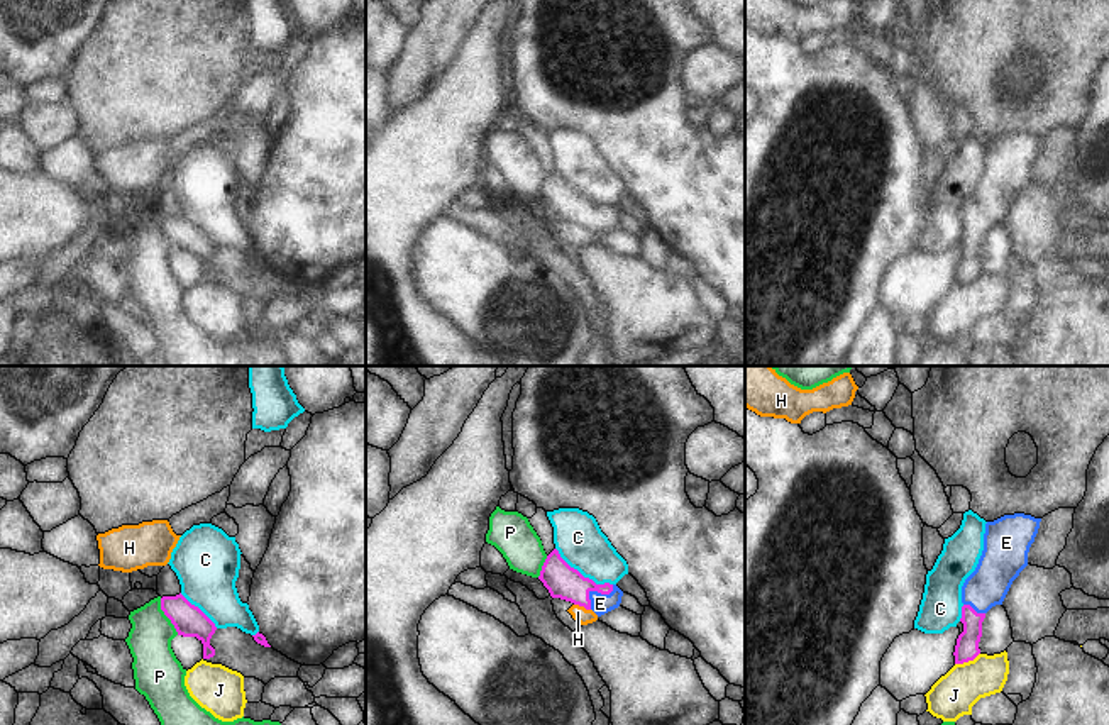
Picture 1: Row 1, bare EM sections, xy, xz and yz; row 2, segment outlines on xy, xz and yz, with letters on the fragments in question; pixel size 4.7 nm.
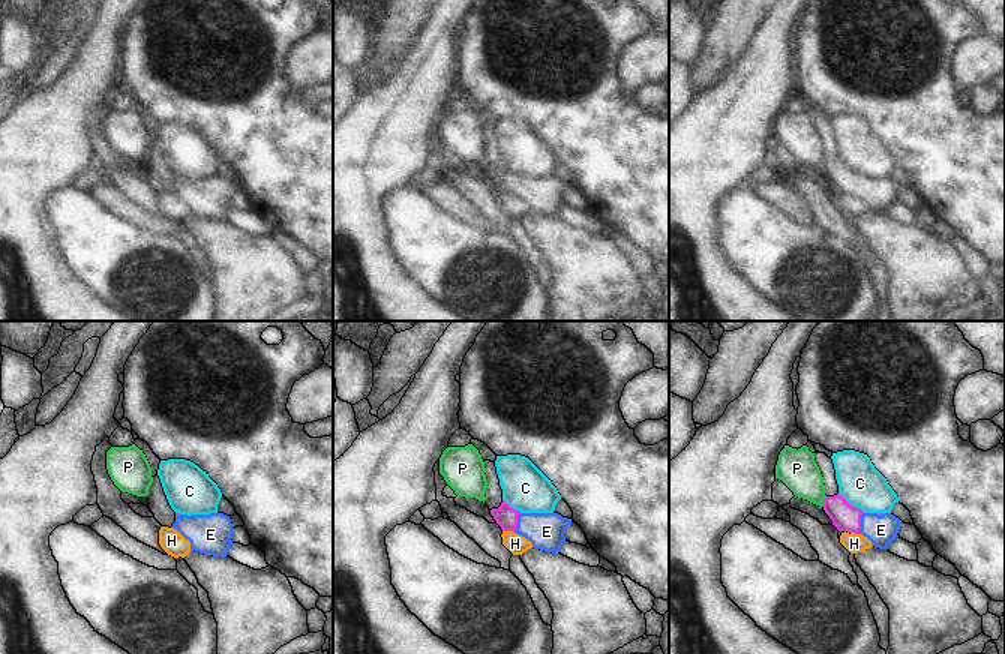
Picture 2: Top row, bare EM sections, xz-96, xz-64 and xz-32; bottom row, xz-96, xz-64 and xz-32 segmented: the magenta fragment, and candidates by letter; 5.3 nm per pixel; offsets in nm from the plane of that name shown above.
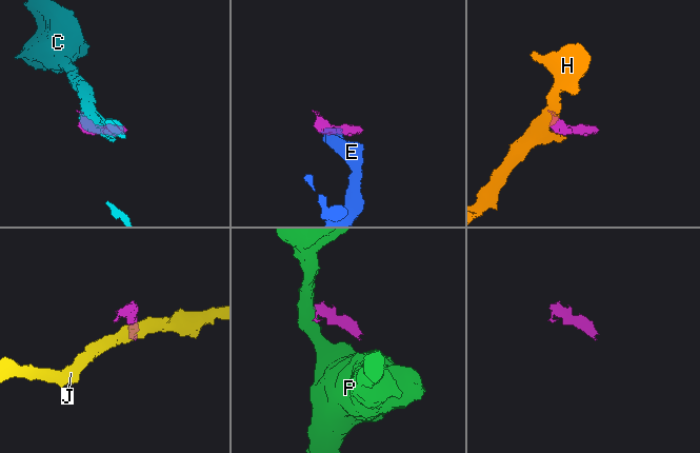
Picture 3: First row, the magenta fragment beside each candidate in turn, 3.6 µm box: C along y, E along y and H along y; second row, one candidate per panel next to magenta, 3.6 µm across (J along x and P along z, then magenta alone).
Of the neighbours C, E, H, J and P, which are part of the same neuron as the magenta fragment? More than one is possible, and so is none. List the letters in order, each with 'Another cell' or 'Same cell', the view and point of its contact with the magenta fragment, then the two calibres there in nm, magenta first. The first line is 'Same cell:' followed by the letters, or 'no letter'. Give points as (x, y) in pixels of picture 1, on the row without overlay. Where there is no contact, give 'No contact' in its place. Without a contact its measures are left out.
Same cell: E
C: Another cell. Touches magenta at xz (581, 195). Thickness 160 nm (magenta) against 220 nm
E: Same cell. Touches magenta at xz (595, 210). Thickness 160 nm (magenta) against 100 nm
H: Another cell. Touches magenta at xz (583, 226). Thickness 160 nm (magenta) against 80 nm
J: Another cell. Touches magenta at yz (967, 282). Thickness 110 nm (magenta) against 200 nm
P: Another cell. Touches magenta at xy (166, 236). Thickness 150 nm (magenta) against 220 nm.

